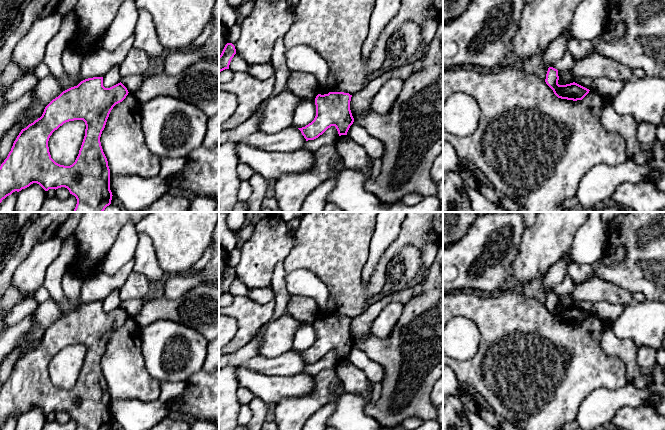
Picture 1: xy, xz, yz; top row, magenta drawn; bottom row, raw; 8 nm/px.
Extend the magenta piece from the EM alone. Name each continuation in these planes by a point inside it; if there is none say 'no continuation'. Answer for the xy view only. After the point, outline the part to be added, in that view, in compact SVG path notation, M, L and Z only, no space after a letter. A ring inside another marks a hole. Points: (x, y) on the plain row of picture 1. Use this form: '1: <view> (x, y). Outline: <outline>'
no continuation

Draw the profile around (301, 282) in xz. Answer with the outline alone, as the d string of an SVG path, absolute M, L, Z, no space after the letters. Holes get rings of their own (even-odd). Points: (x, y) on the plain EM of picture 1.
M297 269L285 276L285 283L291 296L310 297L318 305L319 318L328 318L327 311L328 288L312 272L307 269Z

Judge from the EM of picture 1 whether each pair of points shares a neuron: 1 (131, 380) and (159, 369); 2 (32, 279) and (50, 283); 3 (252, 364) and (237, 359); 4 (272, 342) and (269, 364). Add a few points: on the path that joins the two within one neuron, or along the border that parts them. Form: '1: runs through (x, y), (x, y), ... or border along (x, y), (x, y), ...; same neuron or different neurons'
1: border along (141, 350), (146, 370), (159, 382); different neurons
2: border along (54, 260), (46, 271), (42, 285); different neurons
3: border along (259, 353), (250, 357), (241, 365); different neurons
4: border along (291, 349), (270, 357), (264, 357), (260, 354); different neurons

